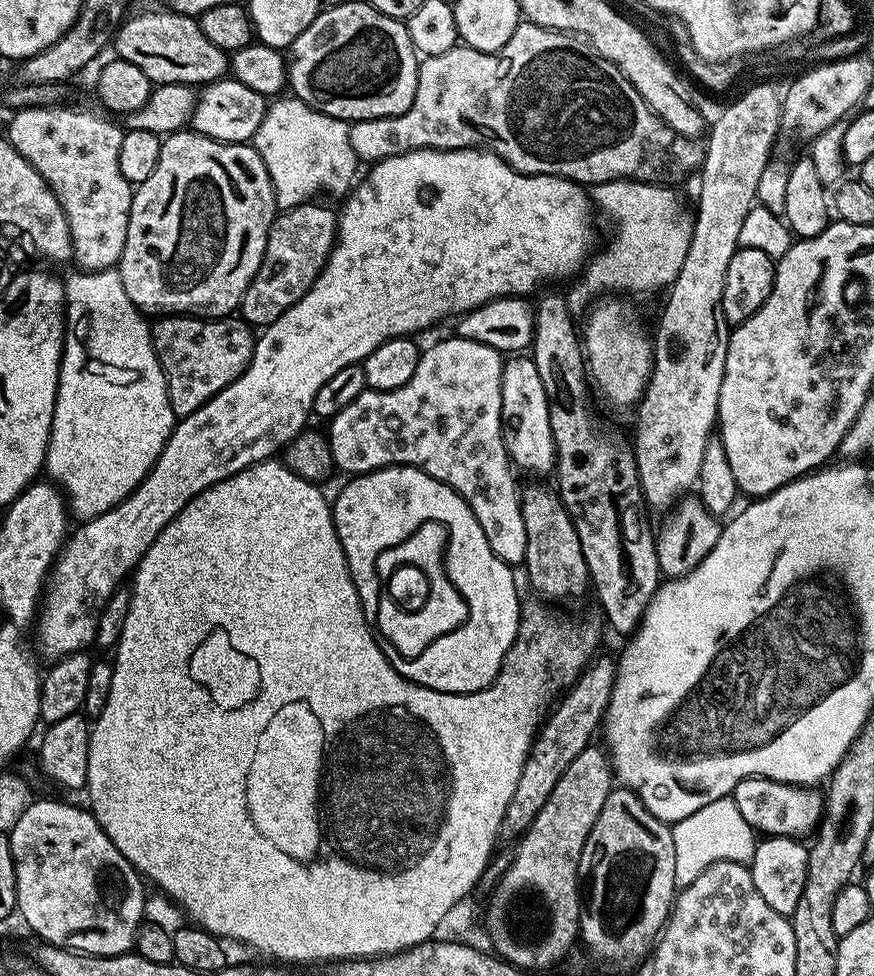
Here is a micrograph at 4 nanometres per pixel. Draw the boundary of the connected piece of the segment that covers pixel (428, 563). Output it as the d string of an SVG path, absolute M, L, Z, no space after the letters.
M424 522L418 526L406 539L392 544L382 551L375 562L377 575L387 576L402 565L414 565L424 570L429 580L429 592L426 602L416 611L406 611L396 605L394 600L382 596L376 607L375 627L385 643L394 646L396 652L403 657L416 657L424 652L427 646L433 644L440 637L452 633L458 625L462 625L468 616L468 604L462 598L461 592L449 580L448 572L445 570L444 554L448 548L448 528L444 524Z

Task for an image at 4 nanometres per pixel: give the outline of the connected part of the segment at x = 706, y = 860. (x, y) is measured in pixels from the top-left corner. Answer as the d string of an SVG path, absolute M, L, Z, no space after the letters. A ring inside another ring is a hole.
M723 796L718 798L718 802L702 806L702 810L694 810L694 814L671 825L671 830L674 838L674 882L677 889L690 886L698 874L716 862L751 865L758 843L756 829L750 826L750 822L746 822L746 818L742 818L731 796Z

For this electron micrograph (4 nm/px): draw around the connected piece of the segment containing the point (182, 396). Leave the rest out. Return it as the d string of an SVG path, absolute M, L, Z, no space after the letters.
M162 316L151 321L154 354L164 371L170 406L177 418L194 414L210 398L214 398L230 382L234 382L250 366L256 345L253 329L243 318L201 318L199 316Z

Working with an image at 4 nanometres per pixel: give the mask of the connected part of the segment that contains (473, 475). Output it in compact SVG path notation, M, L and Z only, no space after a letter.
M455 334L449 335L449 340L440 340L437 344L425 347L418 358L418 367L414 369L414 375L410 382L403 386L398 386L398 390L374 390L367 387L346 410L342 410L338 415L331 417L329 428L326 428L328 445L332 451L332 463L337 469L340 468L347 474L359 474L362 472L373 472L379 468L388 468L391 464L401 464L402 466L414 466L430 478L438 478L446 486L450 486L461 498L474 510L474 518L478 518L478 526L486 534L486 542L490 542L490 550L502 558L502 562L513 566L523 565L526 558L526 522L522 522L522 506L520 505L520 492L516 488L516 476L514 465L508 458L508 451L502 438L502 370L504 369L505 357L494 346L486 346L482 342L470 342L466 338Z

